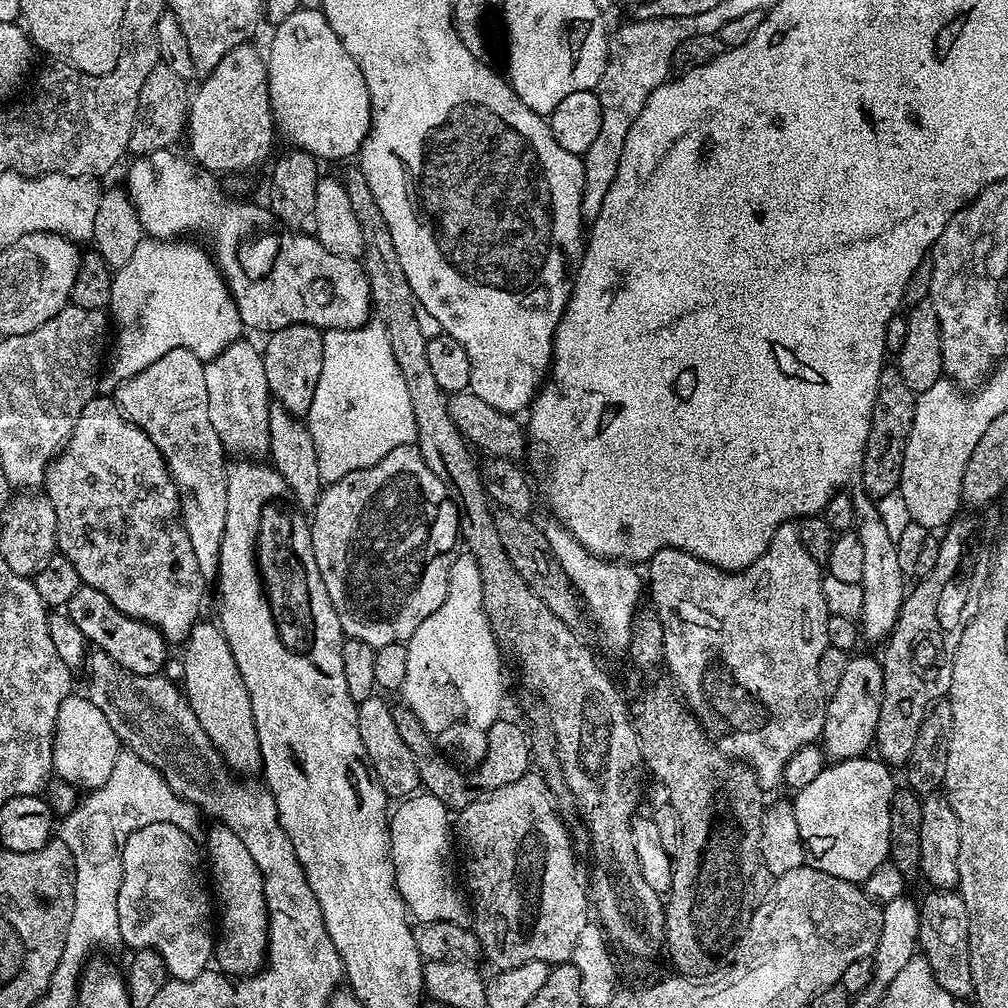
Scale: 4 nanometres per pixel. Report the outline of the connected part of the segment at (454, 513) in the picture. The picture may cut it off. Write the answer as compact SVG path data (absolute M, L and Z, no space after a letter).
M416 444L398 446L398 450L390 450L390 454L381 456L369 468L354 470L350 474L346 474L346 478L327 485L321 491L320 500L311 513L310 527L312 545L314 546L314 562L318 562L318 574L322 574L322 582L326 582L326 594L330 594L330 602L338 614L338 622L347 639L366 642L374 649L405 643L414 634L414 630L418 630L418 626L422 626L422 622L426 622L426 618L430 618L430 614L434 614L434 610L438 610L438 606L442 606L442 602L446 602L446 586L450 582L450 566L458 555L460 507L456 505L452 493L448 491L442 478L438 478L438 474L434 474L434 470L430 470L430 466L426 466Z

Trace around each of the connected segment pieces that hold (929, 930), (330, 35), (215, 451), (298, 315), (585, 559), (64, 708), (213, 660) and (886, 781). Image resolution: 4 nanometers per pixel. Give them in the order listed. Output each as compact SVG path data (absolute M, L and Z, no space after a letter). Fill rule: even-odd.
M928 890L918 904L920 910L920 943L918 945L922 957L930 962L930 967L934 972L934 978L938 980L938 985L944 987L948 992L955 993L956 988L972 987L972 975L970 974L970 914L966 914L966 902L956 890Z
M301 6L286 22L275 25L273 32L268 52L266 48L266 63L277 133L285 136L292 148L309 152L321 161L355 157L372 128L366 78L362 78L358 62L346 54L346 46L319 7Z
M170 350L170 354L162 354L154 366L146 366L142 374L134 374L126 382L114 389L114 399L120 412L130 422L139 426L158 446L166 466L172 472L172 481L180 495L180 516L184 519L186 534L190 534L190 546L198 558L200 573L205 581L215 581L220 551L222 550L222 534L226 530L226 486L228 485L228 469L226 453L218 434L214 434L214 426L210 423L210 410L206 402L205 361L199 360L190 350Z
M176 150L152 152L149 156L133 159L128 168L126 191L136 207L145 233L158 240L174 240L191 234L209 240L211 255L216 267L224 276L238 306L241 325L245 329L271 334L291 324L309 324L321 330L330 328L357 328L368 323L373 315L372 291L368 275L360 260L330 254L326 246L316 241L315 235L297 234L285 228L271 207L247 204L244 200L231 200L220 189L219 179L202 174L201 169L187 155L179 156ZM184 180L192 180L184 188Z
M549 519L549 524L543 525L546 534L546 542L550 542L550 550L554 550L554 558L558 558L558 562L562 566L562 570L566 570L566 578L570 578L570 582L576 587L576 592L580 595L583 607L586 609L587 615L592 616L592 620L596 623L596 628L600 631L600 640L612 652L627 653L630 642L632 641L632 623L636 617L636 609L641 607L640 600L640 580L642 584L642 576L635 572L633 565L628 562L618 560L606 560L603 556L594 556L586 550L586 546L582 546L582 542L578 542L578 538L574 538L574 534L570 534L570 530L565 528L559 520Z
M68 695L62 706L58 706L56 733L52 739L52 767L61 781L81 789L84 787L84 790L95 790L103 786L106 778L110 778L122 745L118 734L114 734L114 726L106 722L106 714L102 714L102 710L98 710L98 706L94 706L87 695L76 695Z
M197 622L190 630L188 639L182 645L184 651L184 684L182 691L188 700L190 710L194 710L194 718L206 730L206 738L214 742L218 754L233 772L244 778L252 778L263 769L262 750L258 742L258 726L254 726L254 706L250 706L250 690L246 690L246 682L238 670L238 662L234 662L234 654L226 642L224 632L219 623L204 624Z
M857 758L854 760L838 760L820 769L820 773L805 788L795 793L791 801L794 818L797 819L798 832L810 857L811 867L822 870L826 874L834 874L834 878L848 880L851 884L860 884L868 880L878 866L889 859L890 850L890 802L898 787L892 781L893 769L879 758Z

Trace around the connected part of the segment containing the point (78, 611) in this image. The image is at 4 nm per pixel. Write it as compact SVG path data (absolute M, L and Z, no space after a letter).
M81 584L74 598L70 598L66 612L72 617L74 626L78 626L85 636L87 643L93 649L114 658L114 662L118 662L122 670L130 670L130 674L143 676L159 676L165 671L164 663L168 660L170 645L164 635L154 626L122 614L122 610L118 610L118 606L114 606L110 598L102 594L102 590L94 590L94 586Z

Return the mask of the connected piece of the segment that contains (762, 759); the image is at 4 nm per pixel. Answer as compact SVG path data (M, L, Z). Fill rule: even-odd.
M789 522L783 524L782 526L778 526L778 530L774 534L774 538L766 550L766 554L762 554L762 558L758 558L750 565L749 568L744 568L741 572L727 572L718 566L714 566L710 562L702 562L702 558L694 558L694 554L686 554L677 548L663 548L662 550L658 550L658 554L654 554L646 561L646 568L648 568L648 576L646 572L647 583L648 580L652 583L652 600L650 600L650 602L655 608L656 613L662 618L662 630L664 631L664 664L666 665L666 668L669 668L669 670L672 671L672 676L676 679L677 686L680 687L681 694L679 693L679 695L682 697L683 703L687 705L694 715L696 715L697 720L704 725L705 729L707 729L713 737L721 738L720 736L728 736L732 732L733 746L736 748L744 748L745 754L748 755L748 757L746 757L747 763L756 772L756 777L758 778L761 788L771 790L771 788L776 788L778 786L781 787L784 779L784 767L786 766L786 762L790 762L790 758L799 748L804 748L807 744L816 744L817 741L823 737L824 710L826 707L826 697L824 691L822 690L822 682L818 682L818 662L822 658L822 650L826 650L830 647L828 642L828 618L830 613L828 607L826 606L826 598L822 598L822 582L824 581L824 576L822 575L821 561L810 558L810 554L806 550L806 546L802 546L799 523Z

